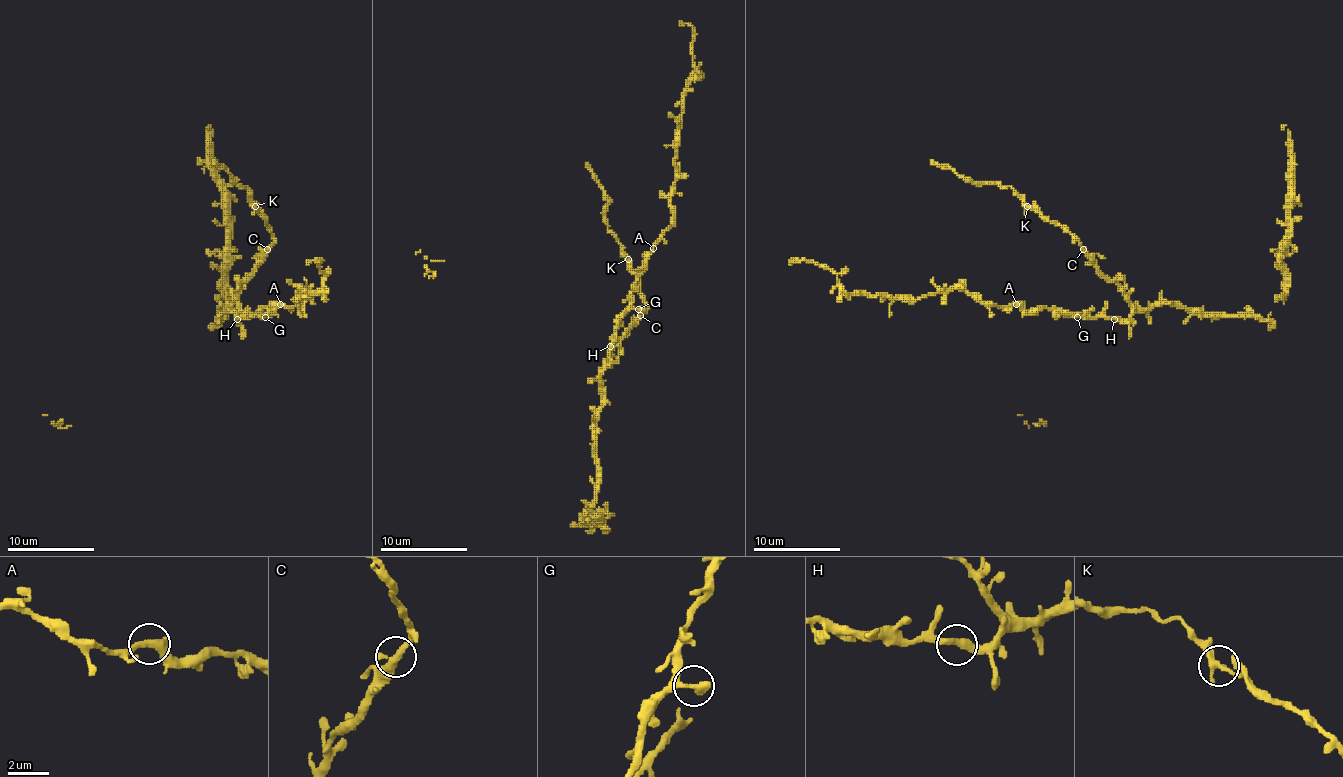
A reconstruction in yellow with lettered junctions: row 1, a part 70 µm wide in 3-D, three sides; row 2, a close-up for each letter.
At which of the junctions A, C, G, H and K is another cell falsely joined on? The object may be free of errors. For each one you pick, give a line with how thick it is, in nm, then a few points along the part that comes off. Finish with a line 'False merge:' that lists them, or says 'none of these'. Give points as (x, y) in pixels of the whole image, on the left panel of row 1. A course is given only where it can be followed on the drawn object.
False merge: none of these

